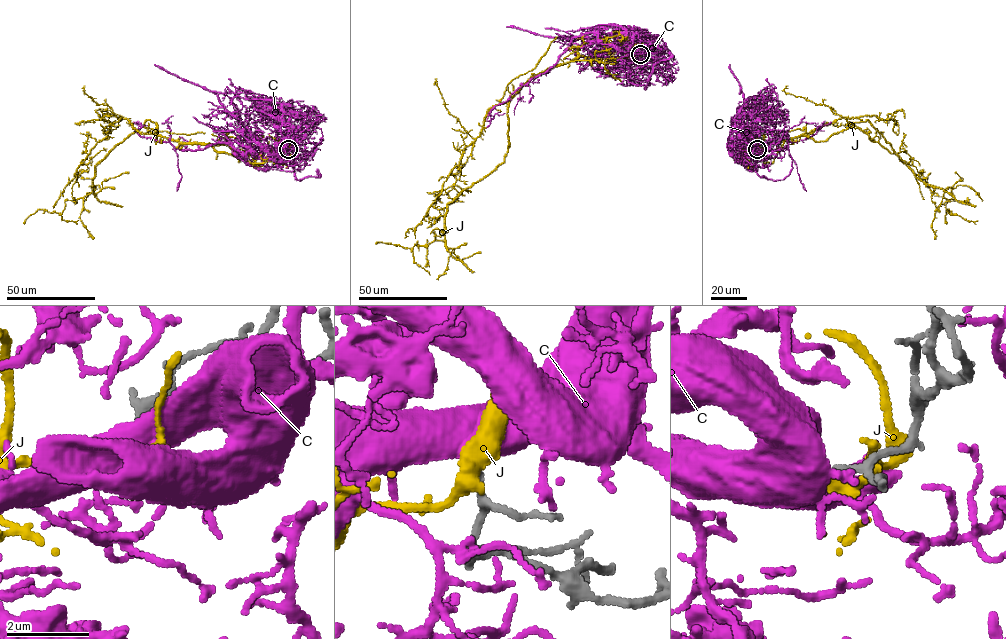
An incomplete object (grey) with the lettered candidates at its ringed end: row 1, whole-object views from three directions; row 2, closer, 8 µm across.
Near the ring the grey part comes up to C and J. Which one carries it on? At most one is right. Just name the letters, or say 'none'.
C

